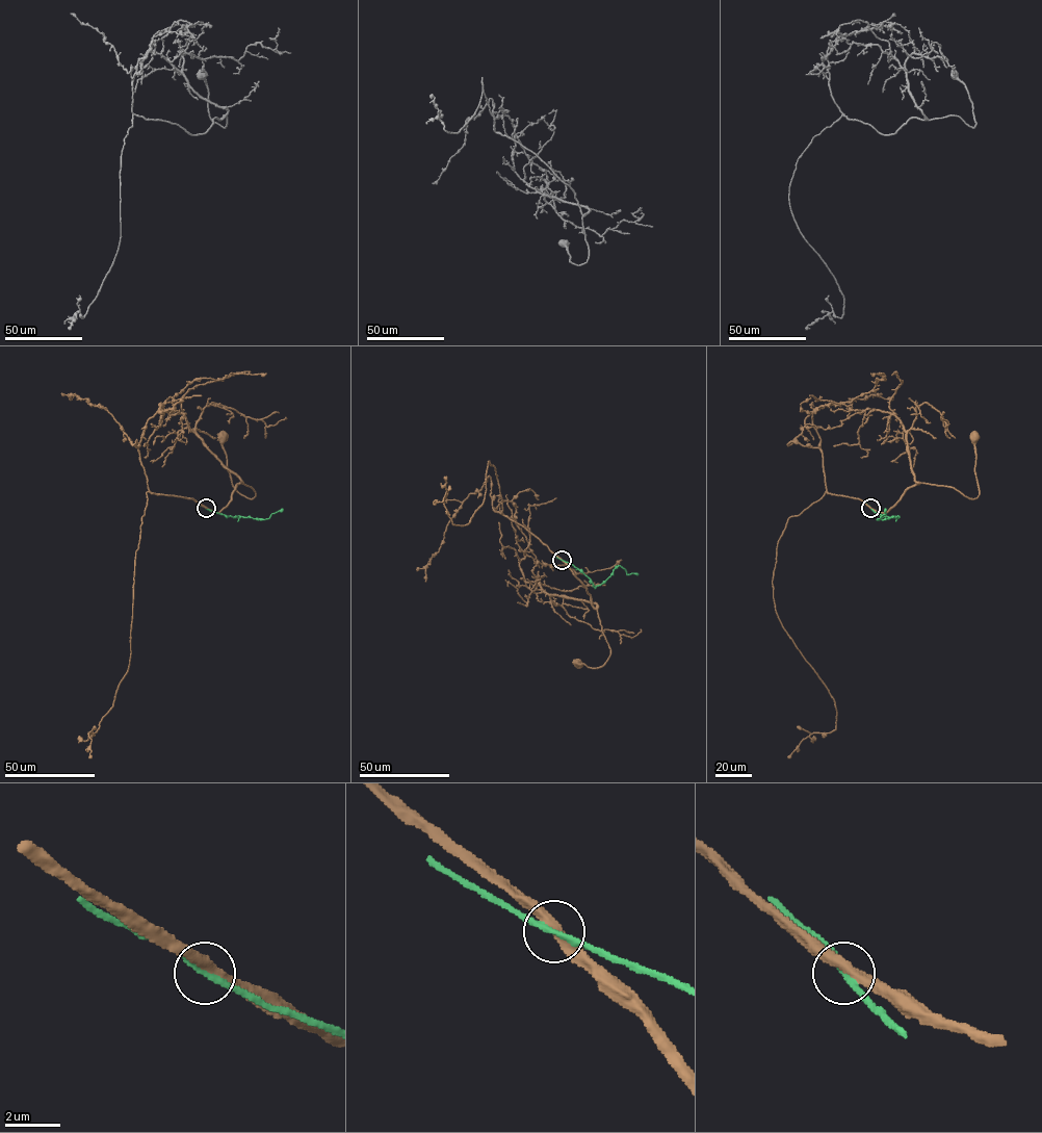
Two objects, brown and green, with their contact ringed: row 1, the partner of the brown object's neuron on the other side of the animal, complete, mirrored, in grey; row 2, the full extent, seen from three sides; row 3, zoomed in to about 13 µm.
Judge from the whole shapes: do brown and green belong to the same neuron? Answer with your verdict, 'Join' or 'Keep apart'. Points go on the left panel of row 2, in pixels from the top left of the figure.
Keep apart

